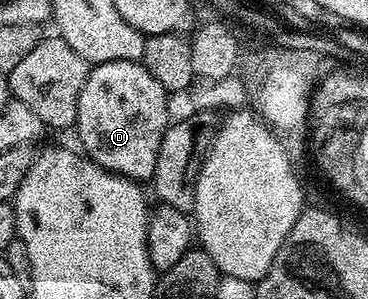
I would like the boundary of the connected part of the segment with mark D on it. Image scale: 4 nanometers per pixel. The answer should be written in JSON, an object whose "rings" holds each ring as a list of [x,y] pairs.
{"rings":[[[100,62],[91,69],[88,80],[80,92],[80,104],[78,105],[78,121],[76,131],[82,141],[81,149],[85,157],[91,158],[97,166],[112,171],[125,178],[135,180],[153,179],[156,168],[156,156],[160,152],[160,140],[164,140],[164,132],[169,128],[172,121],[170,115],[170,102],[168,92],[148,72],[141,62]]]}

